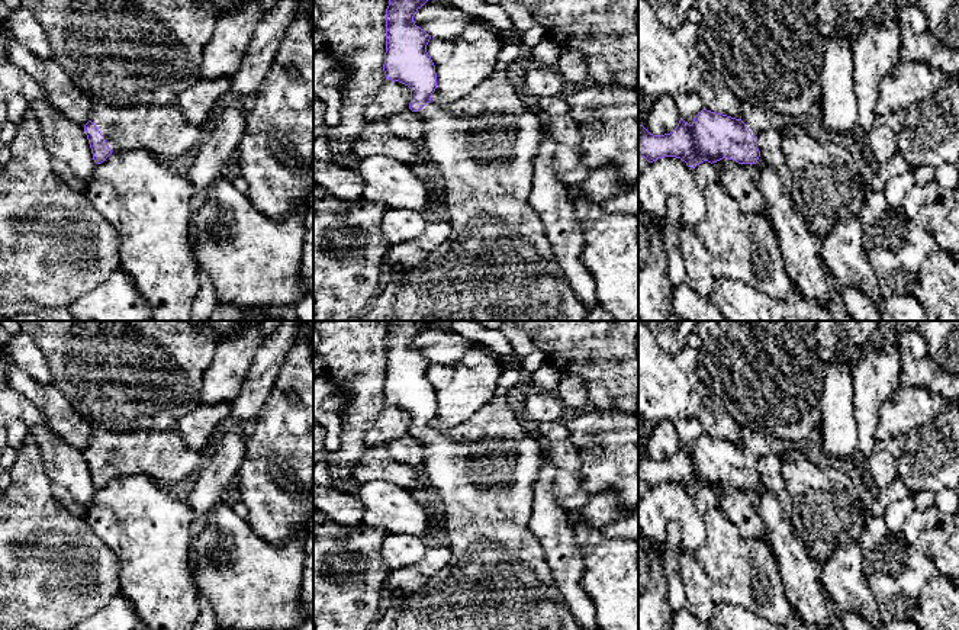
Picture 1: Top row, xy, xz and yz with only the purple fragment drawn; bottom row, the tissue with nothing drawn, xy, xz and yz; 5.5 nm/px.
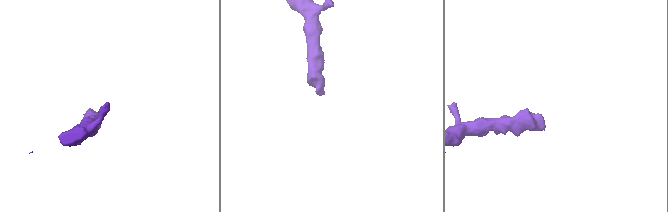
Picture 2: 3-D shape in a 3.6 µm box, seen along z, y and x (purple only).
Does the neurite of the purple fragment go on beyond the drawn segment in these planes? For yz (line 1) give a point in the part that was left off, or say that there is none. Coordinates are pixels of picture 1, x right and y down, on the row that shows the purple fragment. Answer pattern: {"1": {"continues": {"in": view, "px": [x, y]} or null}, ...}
{"1": {"continues": {"in": "yz", "px": [756, 119]}}}

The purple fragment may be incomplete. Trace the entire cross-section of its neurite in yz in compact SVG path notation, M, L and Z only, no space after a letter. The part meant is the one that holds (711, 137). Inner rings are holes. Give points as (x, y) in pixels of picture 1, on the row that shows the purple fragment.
M749 103L741 105L740 119L704 109L698 112L691 125L680 119L678 126L670 134L653 135L643 125L640 125L638 155L644 157L649 163L663 157L676 157L685 161L691 168L695 168L704 161L712 164L723 158L733 160L738 164L756 164L760 157L757 135L767 129L778 129L782 134L788 134L799 128L797 119L792 116L766 112Z

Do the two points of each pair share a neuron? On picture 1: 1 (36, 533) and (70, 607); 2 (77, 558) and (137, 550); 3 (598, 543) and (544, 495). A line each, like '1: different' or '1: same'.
1: same
2: different
3: different

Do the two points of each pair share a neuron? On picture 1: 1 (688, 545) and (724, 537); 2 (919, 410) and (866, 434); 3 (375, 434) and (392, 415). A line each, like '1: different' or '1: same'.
1: different
2: different
3: same

